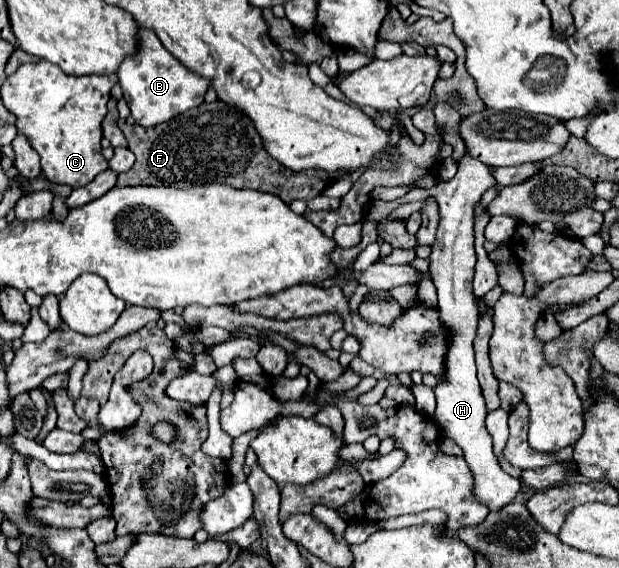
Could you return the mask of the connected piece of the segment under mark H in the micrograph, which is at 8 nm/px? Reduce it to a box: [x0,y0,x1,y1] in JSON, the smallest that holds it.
[365,156,520,510]

